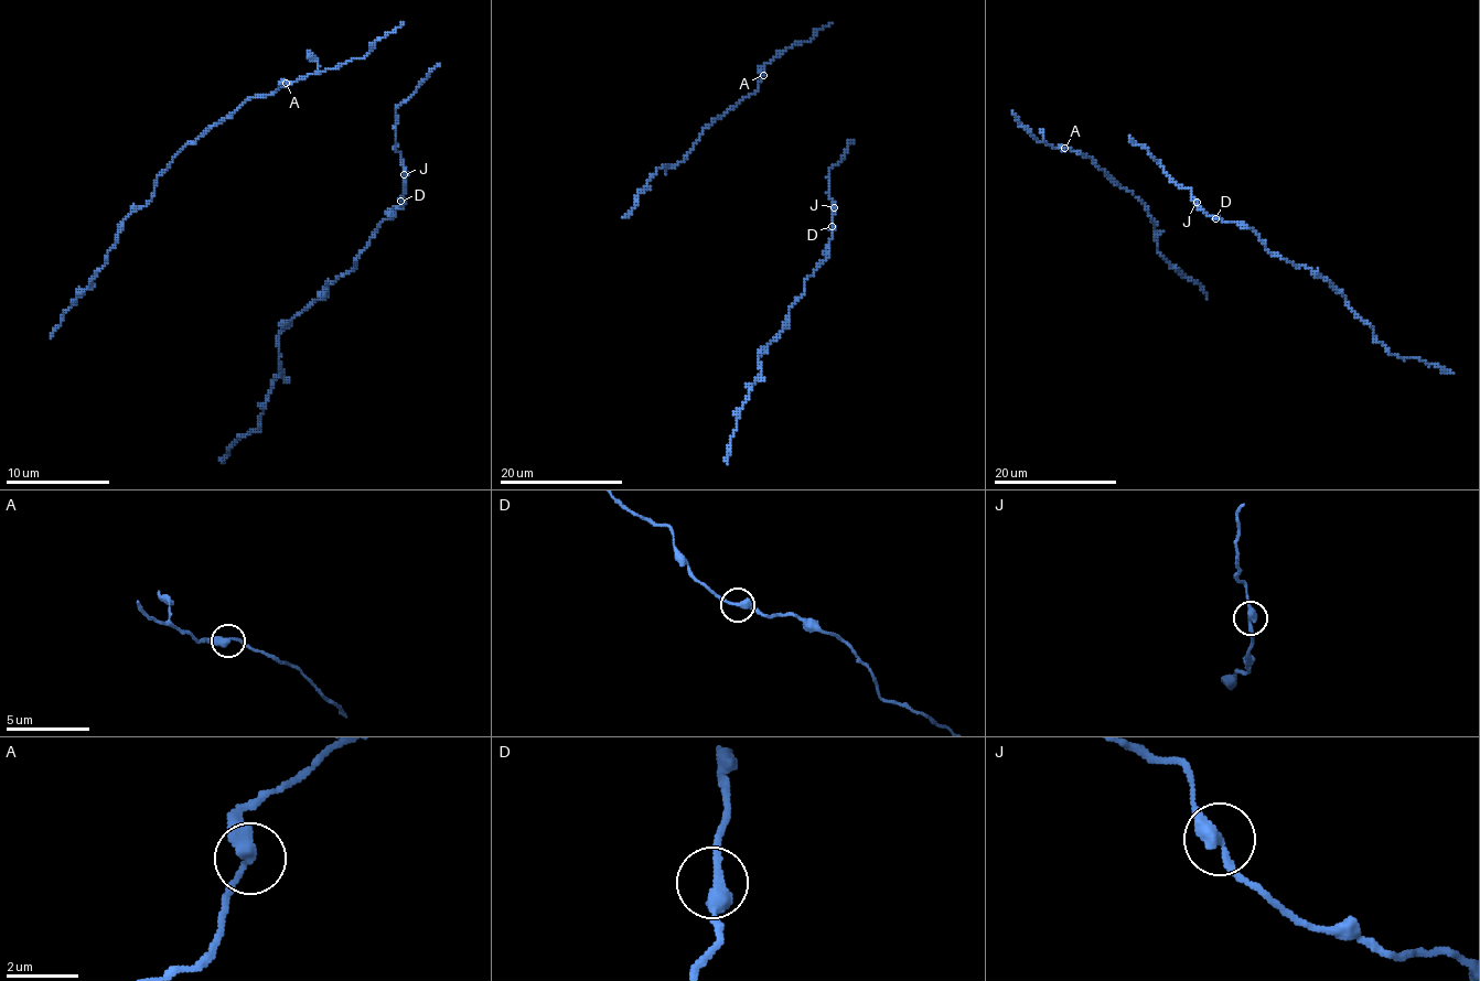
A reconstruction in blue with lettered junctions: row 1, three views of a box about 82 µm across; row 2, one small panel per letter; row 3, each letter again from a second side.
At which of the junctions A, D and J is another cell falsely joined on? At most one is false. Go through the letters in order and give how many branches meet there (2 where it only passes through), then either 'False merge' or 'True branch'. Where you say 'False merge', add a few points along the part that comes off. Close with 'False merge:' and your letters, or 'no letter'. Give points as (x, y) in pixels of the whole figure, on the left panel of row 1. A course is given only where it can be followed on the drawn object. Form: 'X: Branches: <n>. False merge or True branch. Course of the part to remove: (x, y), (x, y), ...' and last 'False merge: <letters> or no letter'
A: Branches: 2. True branch
D: Branches: 2. True branch
J: Branches: 2. True branch
False merge: no letter

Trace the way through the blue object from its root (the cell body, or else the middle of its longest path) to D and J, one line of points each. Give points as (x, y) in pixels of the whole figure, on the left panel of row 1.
D: (396, 126), (396, 149), (404, 160), (400, 201)
J: (396, 126), (396, 149), (404, 160), (404, 175)

